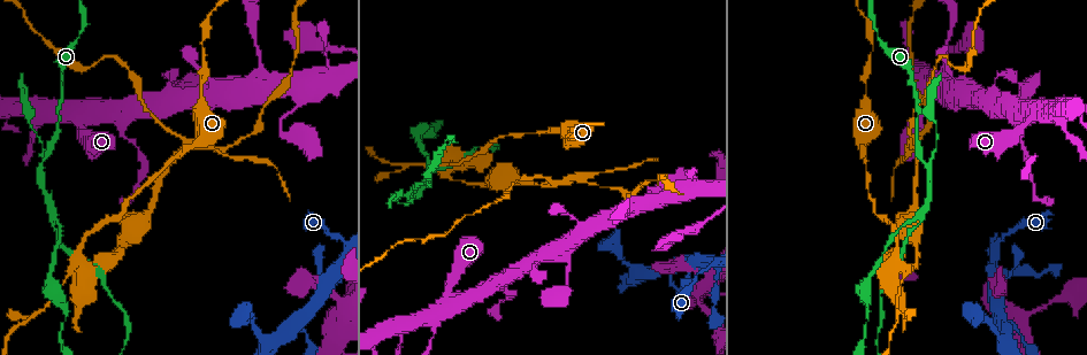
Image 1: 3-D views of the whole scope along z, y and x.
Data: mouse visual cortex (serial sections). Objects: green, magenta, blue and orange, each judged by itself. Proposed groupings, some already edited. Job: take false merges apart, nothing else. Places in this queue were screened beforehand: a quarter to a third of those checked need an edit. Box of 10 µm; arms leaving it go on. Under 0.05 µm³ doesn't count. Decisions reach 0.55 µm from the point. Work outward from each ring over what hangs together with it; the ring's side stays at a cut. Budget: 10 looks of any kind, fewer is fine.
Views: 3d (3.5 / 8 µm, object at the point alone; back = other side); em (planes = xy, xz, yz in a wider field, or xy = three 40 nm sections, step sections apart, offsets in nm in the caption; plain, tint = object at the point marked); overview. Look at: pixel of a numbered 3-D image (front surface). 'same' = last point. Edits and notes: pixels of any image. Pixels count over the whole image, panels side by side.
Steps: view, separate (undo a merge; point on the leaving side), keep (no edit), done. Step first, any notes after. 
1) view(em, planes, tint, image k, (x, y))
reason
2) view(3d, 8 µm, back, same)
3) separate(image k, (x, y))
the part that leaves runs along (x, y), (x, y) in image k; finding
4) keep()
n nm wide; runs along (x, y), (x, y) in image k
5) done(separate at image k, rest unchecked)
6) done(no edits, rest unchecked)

view(3d, 3.5 µm, image 1, (1019, 111))
arms part here

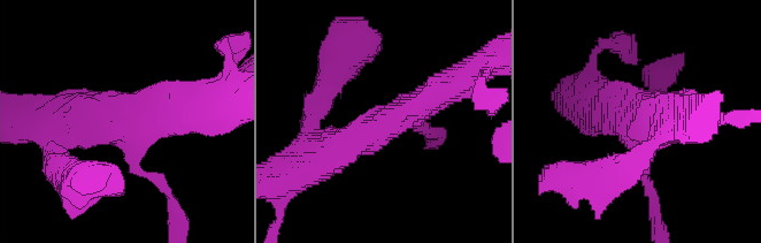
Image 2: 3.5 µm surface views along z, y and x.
view(em, xy, step 3, tint, image 2, (130, 121))
3 arms; arms of 100, 450, 450 nm

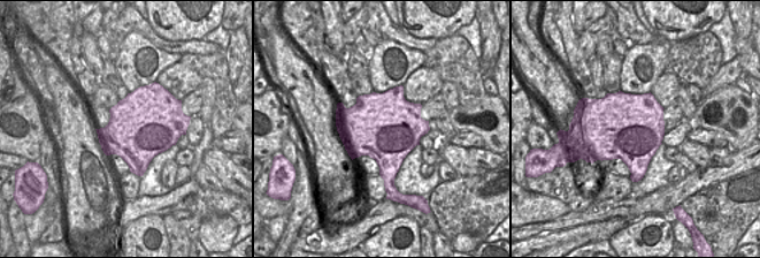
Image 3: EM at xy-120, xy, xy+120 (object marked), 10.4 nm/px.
keep()
continuous, no second cell

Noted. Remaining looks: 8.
view(3d, 3.5 µm, image 1, (301, 91))
three arms meet

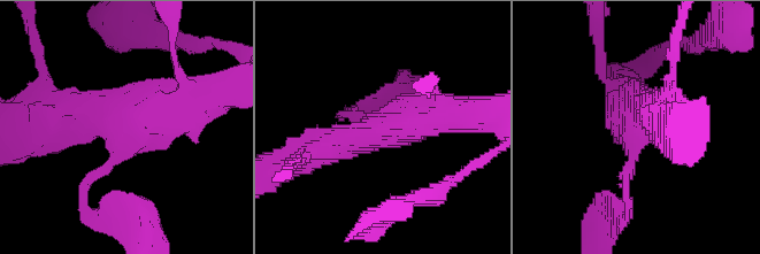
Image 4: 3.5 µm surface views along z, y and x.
view(em, xy, step 5, tint, image 4, (119, 130))
3 arms; arms of 150, 400, 600 nm

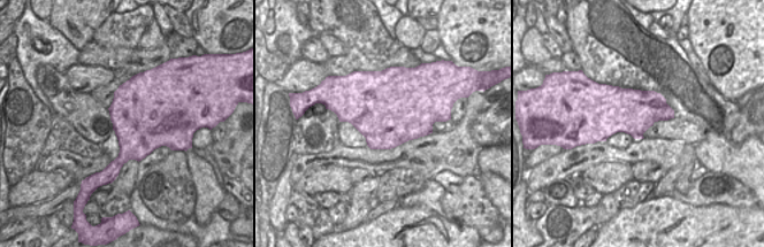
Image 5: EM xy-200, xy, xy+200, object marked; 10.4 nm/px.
view(em, xy, step 3, tint, same)
another direction

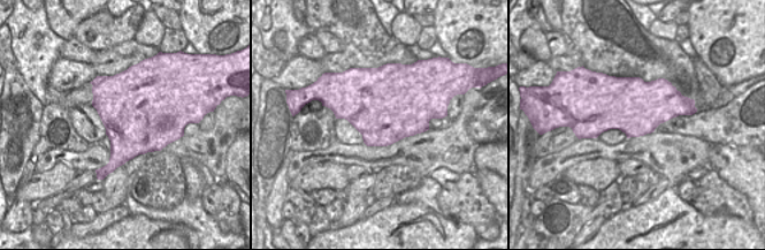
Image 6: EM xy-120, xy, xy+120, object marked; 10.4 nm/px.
keep()
all the same cell

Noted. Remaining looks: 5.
view(3d, 8 µm, image 1, (865, 84))
thick turns thin

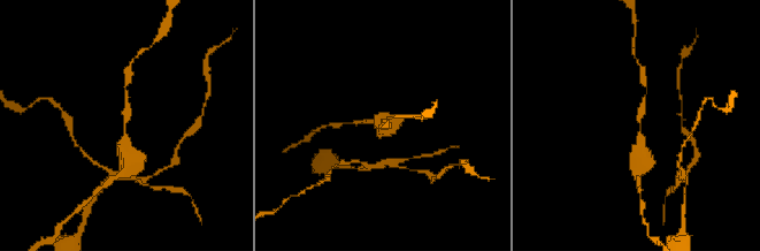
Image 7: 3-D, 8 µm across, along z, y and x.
view(em, xy, step 5, tint, same)
arms of 150, 400 nm; shape alone is not enough

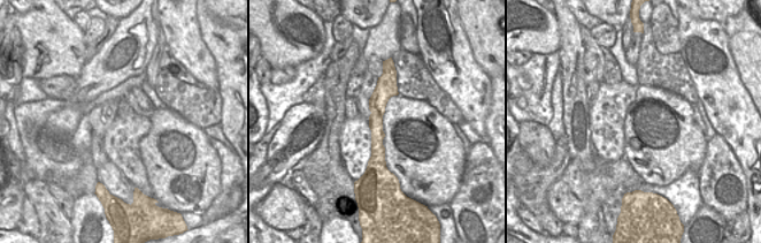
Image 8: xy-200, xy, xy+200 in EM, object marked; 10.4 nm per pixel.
keep()
runs along (132, 159), (125, 150), (127, 91) in image 7; all the same cell

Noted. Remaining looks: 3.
view(3d, 3.5 µm, image 1, (412, 188))
thin neck

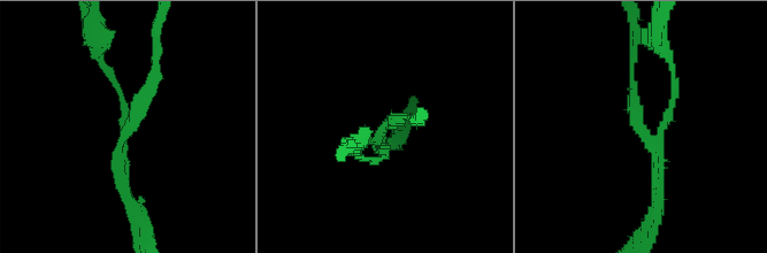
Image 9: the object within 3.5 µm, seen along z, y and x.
view(em, xy, step 3, tint, image 9, (383, 133))
need the tissue

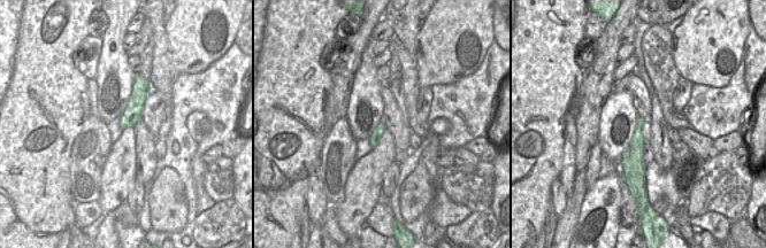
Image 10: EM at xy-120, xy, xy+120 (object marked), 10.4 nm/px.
view(em, xy, step 2, tint, same)
cut it another way

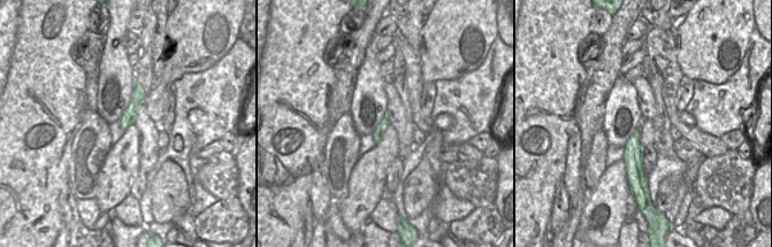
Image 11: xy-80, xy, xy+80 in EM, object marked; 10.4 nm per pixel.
separate(image 9, (674, 94))
arms of 100, 100, 200 nm; a second cell is stuck on

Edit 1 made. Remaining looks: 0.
done(separate at image 9, rest unchecked)

